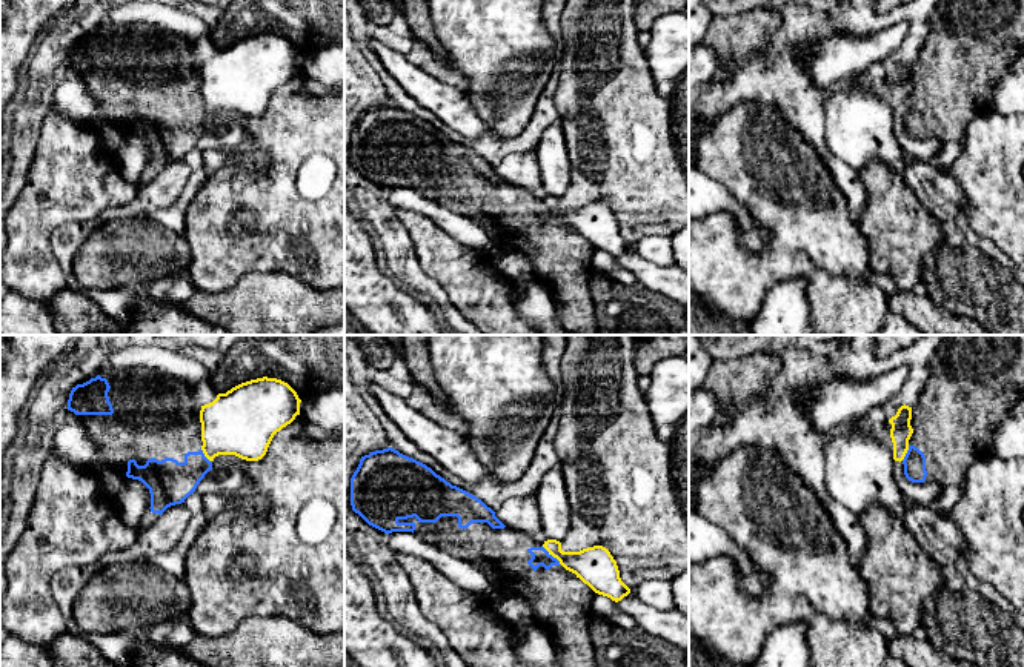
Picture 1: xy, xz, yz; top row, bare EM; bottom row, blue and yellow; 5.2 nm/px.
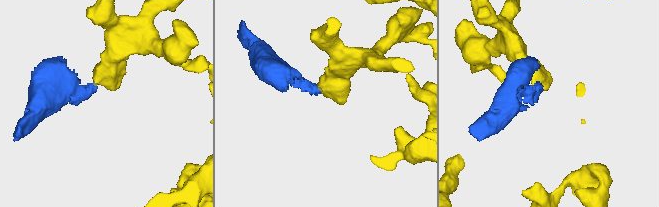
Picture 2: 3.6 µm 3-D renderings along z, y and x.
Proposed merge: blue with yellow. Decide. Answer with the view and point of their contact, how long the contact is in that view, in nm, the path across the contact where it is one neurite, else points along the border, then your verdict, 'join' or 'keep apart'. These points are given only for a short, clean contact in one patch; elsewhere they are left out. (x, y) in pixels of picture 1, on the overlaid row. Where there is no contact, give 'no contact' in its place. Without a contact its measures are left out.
contact xz (551, 555); length 140 nm; border xz (541, 546), (560, 563); keep apart

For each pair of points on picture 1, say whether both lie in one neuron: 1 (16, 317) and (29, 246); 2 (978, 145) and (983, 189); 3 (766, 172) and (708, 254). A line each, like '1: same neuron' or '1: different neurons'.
1: different neurons
2: same neuron
3: same neuron

